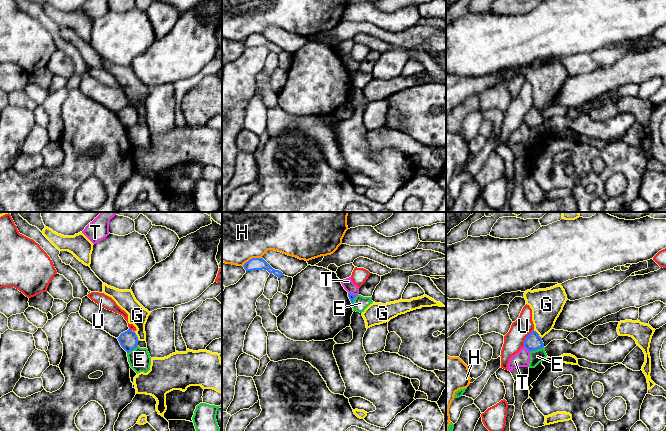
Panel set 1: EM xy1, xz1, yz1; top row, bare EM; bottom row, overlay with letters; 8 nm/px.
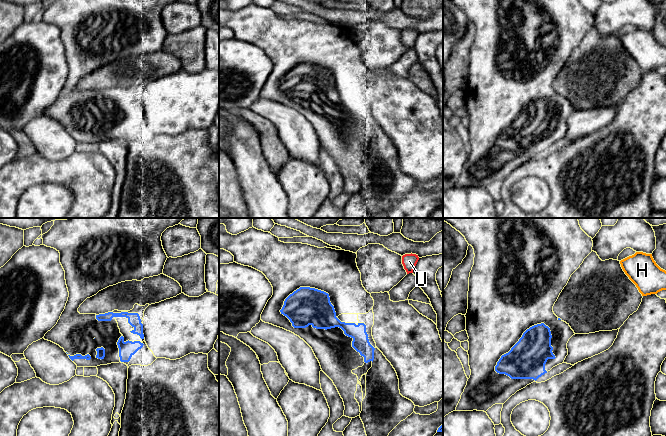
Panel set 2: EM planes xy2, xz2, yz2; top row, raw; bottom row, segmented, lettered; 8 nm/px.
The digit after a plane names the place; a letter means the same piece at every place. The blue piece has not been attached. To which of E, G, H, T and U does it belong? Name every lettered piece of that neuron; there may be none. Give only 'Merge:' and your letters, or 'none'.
Merge: none

